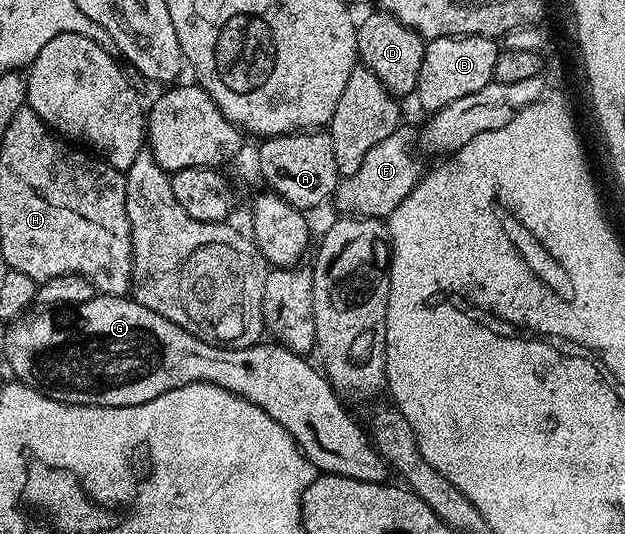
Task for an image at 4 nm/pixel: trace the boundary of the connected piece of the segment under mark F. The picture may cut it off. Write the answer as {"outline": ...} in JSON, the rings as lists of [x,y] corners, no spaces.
{"outline":[[[408,125],[397,128],[391,137],[386,137],[379,141],[379,145],[374,145],[367,152],[367,157],[363,157],[363,165],[353,175],[346,175],[337,184],[335,200],[337,199],[338,212],[352,213],[362,219],[388,220],[399,205],[415,189],[415,185],[421,179],[423,168],[419,160],[413,156],[413,151],[409,146],[415,143],[415,131]]]}

